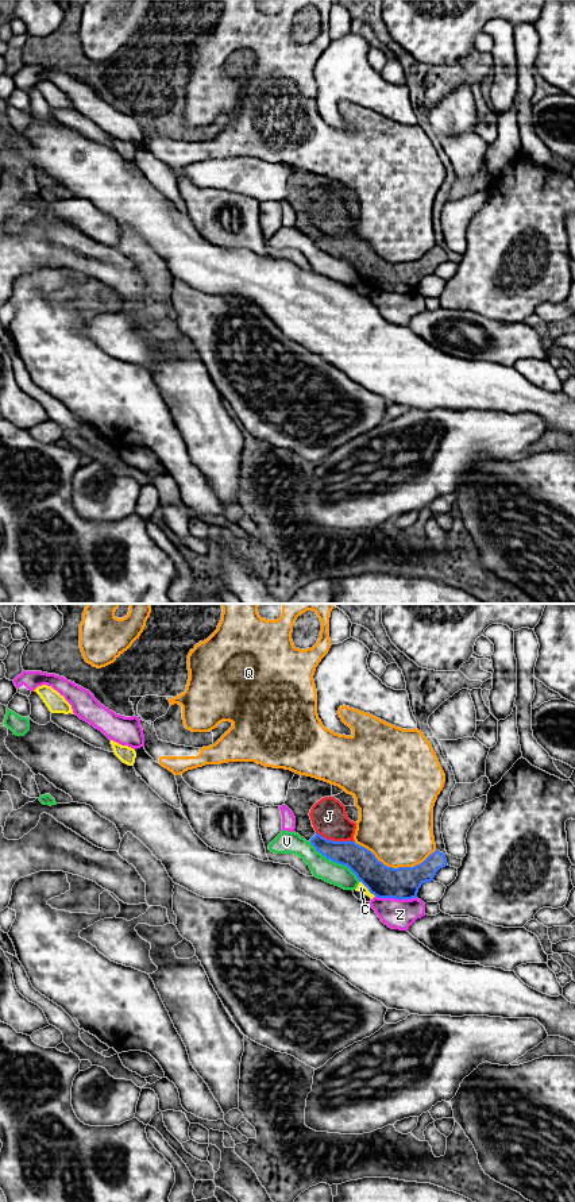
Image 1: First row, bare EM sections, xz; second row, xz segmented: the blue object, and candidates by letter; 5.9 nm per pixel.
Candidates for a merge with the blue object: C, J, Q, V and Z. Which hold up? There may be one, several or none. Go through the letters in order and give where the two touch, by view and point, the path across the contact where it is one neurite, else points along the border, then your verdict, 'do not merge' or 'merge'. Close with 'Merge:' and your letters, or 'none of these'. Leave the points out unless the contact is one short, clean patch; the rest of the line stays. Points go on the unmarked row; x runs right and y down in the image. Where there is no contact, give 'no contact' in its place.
C: contact xz (367, 282); do not merge
J: contact xz (335, 237); merge
Q: contact xz (396, 264); do not merge
V: contact xz (335, 257); do not merge
Z: contact xz (396, 293); do not merge
Merge: J

